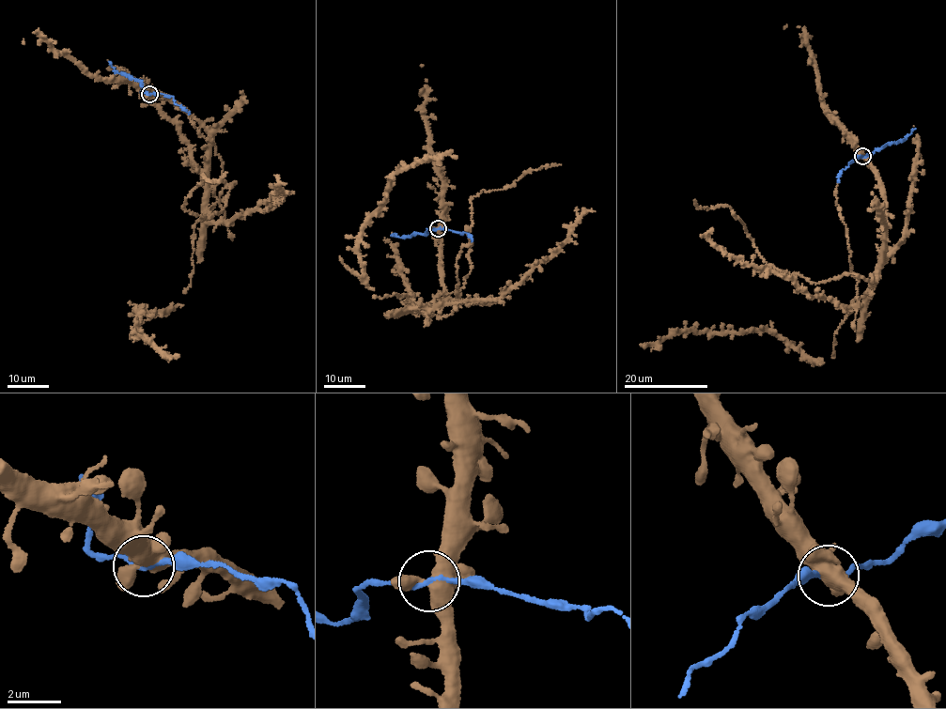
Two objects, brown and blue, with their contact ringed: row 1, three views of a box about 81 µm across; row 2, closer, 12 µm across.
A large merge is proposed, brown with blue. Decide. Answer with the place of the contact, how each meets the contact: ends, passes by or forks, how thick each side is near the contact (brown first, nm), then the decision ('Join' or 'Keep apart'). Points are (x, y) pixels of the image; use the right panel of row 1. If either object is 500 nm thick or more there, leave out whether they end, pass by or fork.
Place: (862, 156). At the ring brown forks. At the ring blue passes by. Thickness 440 nm (brown) against 140 nm. Join

